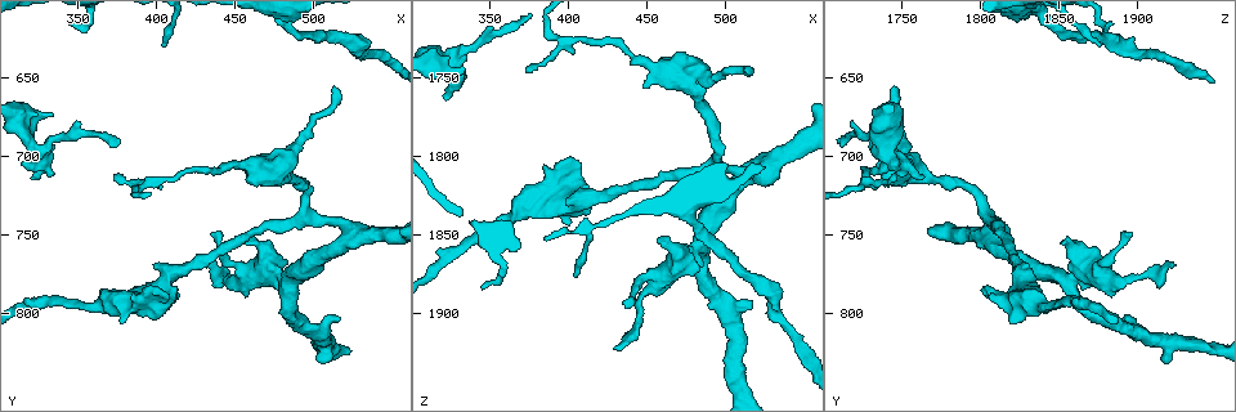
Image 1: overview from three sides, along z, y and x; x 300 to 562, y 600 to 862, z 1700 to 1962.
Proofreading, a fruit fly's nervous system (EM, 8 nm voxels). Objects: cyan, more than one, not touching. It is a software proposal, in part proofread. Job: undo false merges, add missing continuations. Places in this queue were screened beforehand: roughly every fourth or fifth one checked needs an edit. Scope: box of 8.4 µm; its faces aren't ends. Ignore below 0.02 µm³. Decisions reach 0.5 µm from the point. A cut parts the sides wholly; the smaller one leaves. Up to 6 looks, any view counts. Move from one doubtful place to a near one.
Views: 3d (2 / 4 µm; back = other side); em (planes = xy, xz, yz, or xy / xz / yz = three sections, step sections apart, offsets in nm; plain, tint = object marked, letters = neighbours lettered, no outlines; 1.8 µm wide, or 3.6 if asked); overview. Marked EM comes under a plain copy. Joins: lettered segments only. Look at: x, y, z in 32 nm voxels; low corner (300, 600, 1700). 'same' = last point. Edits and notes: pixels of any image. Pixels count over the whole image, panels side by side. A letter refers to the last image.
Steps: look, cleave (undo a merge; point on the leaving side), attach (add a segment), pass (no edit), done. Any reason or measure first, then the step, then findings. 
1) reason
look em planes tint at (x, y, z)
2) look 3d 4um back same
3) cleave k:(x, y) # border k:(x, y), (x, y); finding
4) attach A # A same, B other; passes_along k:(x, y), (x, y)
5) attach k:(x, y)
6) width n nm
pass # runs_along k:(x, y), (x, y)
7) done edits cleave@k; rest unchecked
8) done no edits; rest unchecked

look em planes letters at (322, 714, 1764)

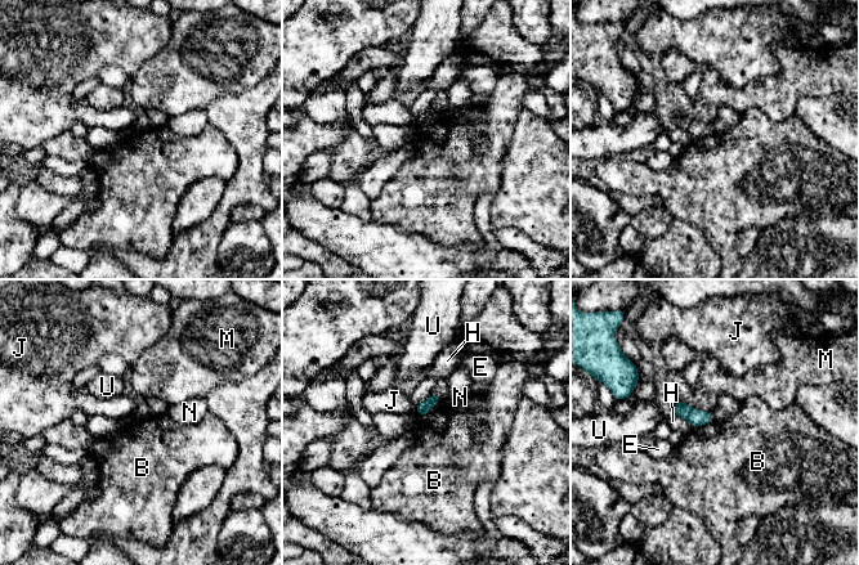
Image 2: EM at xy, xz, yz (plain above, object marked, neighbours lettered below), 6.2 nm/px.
pass # B other, E other, H other, J other, M other, N other, U other; border 2:(442, 399), (424, 415), (415, 411); no lettered segment goes on from it

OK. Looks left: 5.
long arm stops here
look em 3.6um yz step 4 tint at (404, 628, 1876)

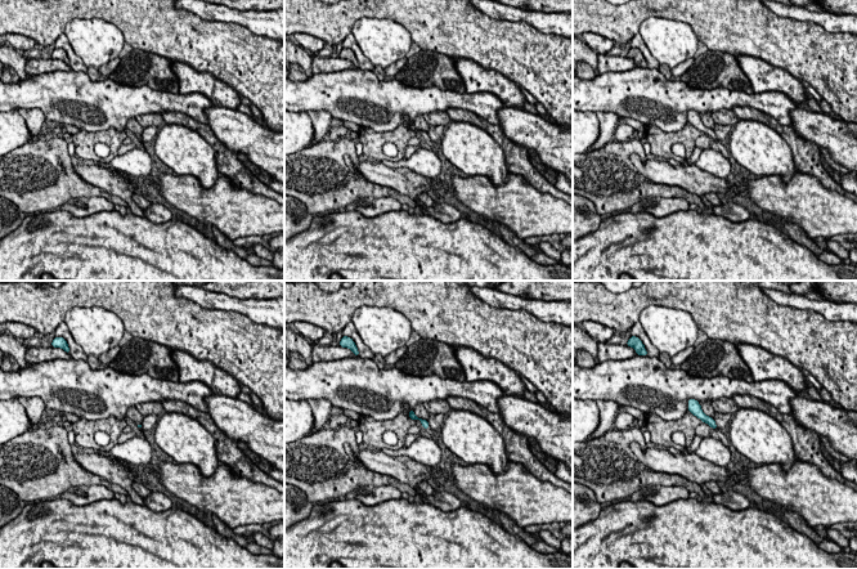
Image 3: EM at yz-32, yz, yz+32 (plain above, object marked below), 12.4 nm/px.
cut it another way
look em 3.6um planes letters same

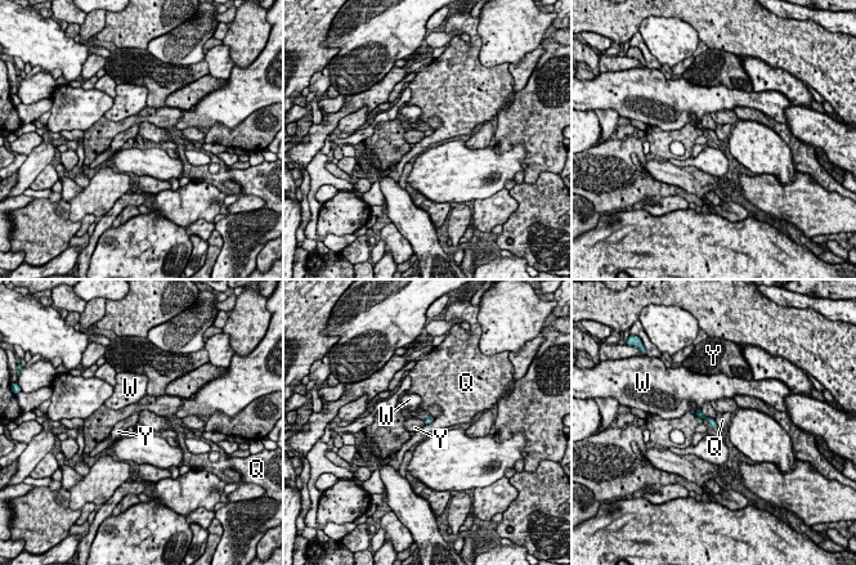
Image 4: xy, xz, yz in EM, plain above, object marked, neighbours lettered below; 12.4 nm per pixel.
pass # Q other, W other, Y other; runs_along 4:(698, 411), (713, 425); no lettered segment goes on from it

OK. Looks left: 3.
three-way junction
look em yz step 16 tint at (482, 778, 1852)

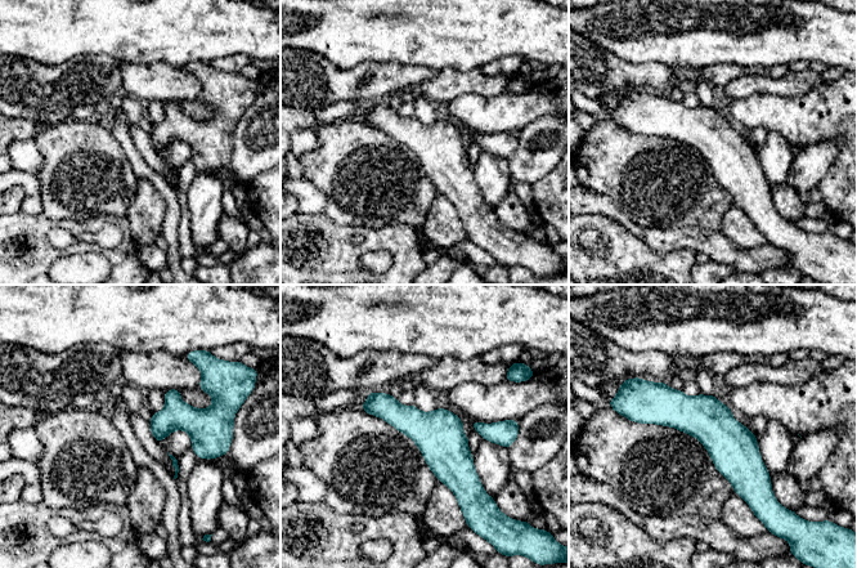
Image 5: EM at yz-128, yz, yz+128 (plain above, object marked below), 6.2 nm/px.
look em yz step 16 letters same

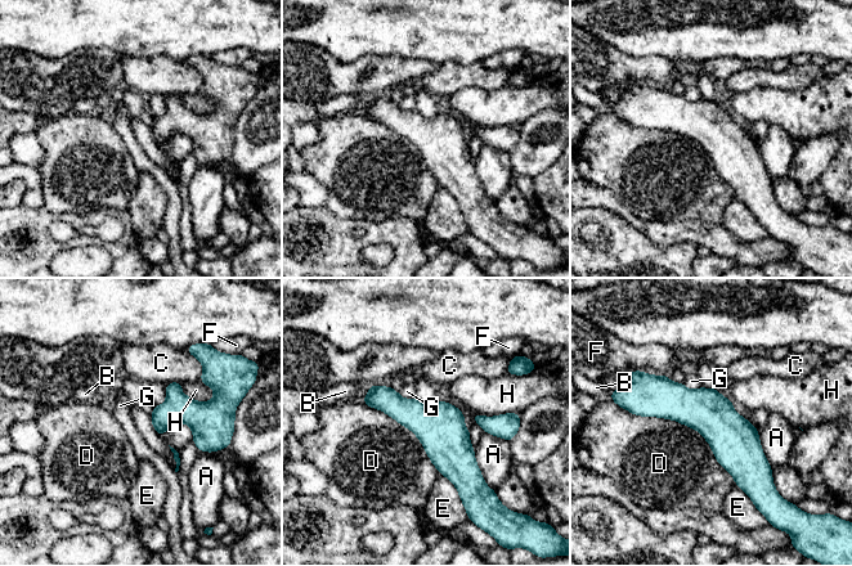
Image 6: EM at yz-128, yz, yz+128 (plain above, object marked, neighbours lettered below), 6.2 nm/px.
pass # A other, B other, C other, D other, E other, F other, G other, H other; runs_along 6:(641, 409), (700, 409), (767, 474); one cell here

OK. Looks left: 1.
done no edits; rest unchecked

